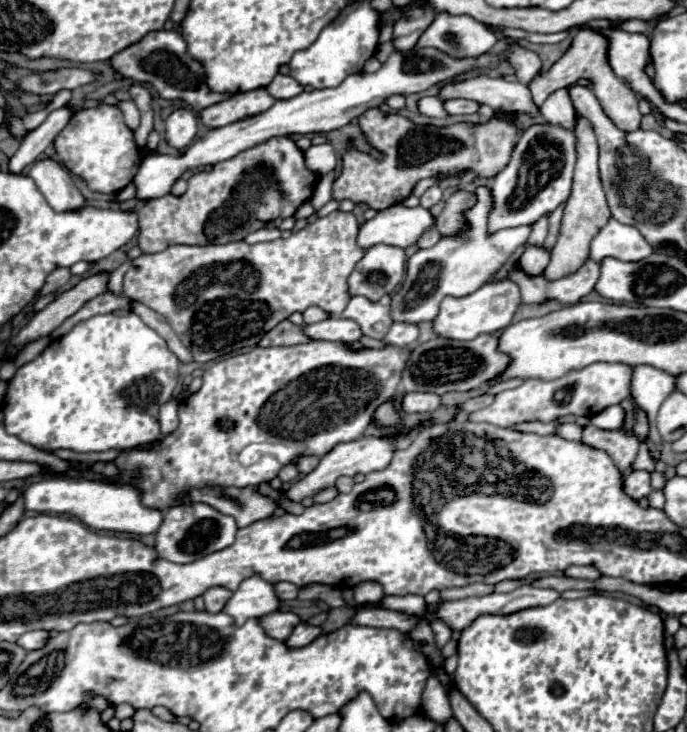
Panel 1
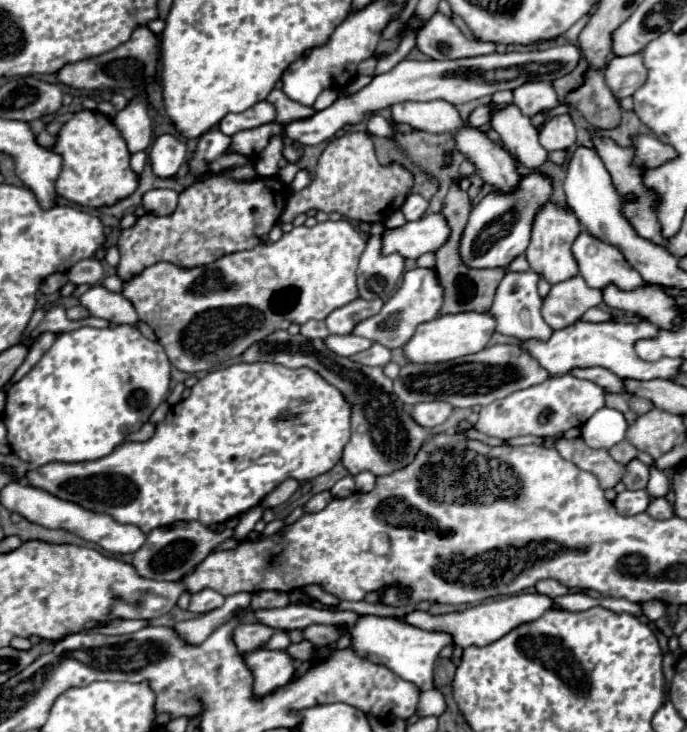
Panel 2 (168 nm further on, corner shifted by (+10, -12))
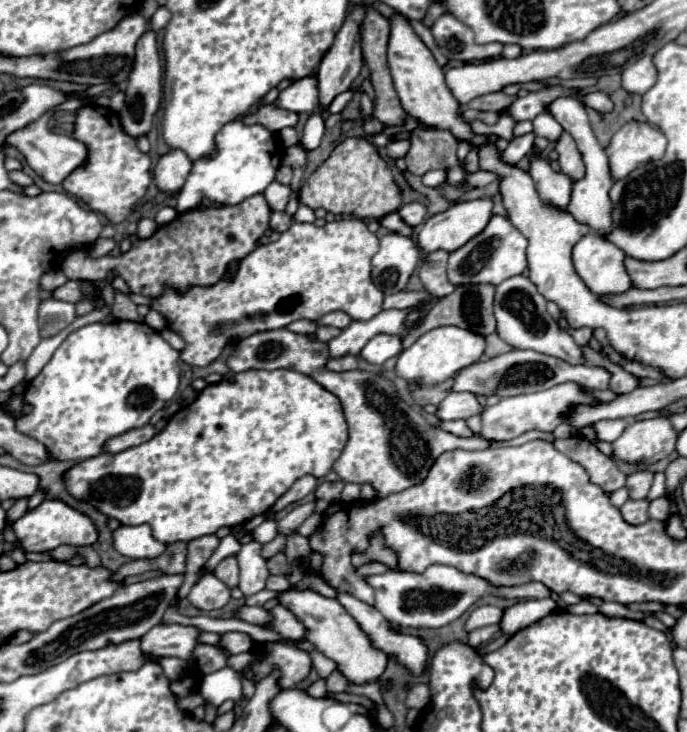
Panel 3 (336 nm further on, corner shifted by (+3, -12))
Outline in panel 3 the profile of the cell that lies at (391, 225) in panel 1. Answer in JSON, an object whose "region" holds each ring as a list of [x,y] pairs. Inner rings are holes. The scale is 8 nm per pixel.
{"region":[[[469,200],[453,204],[449,210],[431,216],[423,224],[417,246],[427,254],[435,250],[453,252],[461,248],[487,226],[487,220],[493,216],[491,208],[491,200]]]}

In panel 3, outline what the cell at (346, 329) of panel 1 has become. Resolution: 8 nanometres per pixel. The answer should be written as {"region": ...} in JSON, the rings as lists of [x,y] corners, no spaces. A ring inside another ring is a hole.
{"region":[[[375,336],[363,346],[361,358],[365,358],[371,364],[383,364],[387,358],[397,356],[399,352],[401,340],[397,336]]]}

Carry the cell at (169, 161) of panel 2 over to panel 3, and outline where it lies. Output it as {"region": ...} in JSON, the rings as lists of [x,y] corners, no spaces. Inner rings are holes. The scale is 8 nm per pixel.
{"region":[[[169,150],[155,166],[155,184],[163,192],[179,192],[191,170],[191,160],[183,150]]]}

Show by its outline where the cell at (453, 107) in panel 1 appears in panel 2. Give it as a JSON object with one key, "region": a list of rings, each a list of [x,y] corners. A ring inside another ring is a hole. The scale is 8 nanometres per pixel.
{"region":[[[480,106],[480,108],[476,108],[476,110],[470,114],[468,124],[472,124],[472,126],[480,128],[480,126],[484,126],[484,124],[488,124],[488,122],[490,122],[492,112],[494,112],[494,108],[490,108],[490,106]]]}

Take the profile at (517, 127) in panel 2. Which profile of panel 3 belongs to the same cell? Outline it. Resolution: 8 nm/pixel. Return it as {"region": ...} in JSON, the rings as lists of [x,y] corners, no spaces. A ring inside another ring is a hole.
{"region":[[[531,148],[527,156],[529,156],[529,174],[543,202],[549,202],[565,210],[571,198],[571,180],[563,172],[553,170],[549,160],[545,160],[537,148]]]}

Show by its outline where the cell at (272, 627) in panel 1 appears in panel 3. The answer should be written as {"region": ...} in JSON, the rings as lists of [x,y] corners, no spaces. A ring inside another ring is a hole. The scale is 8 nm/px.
{"region":[[[227,632],[221,636],[221,650],[227,656],[241,654],[241,652],[253,650],[253,640],[249,634],[243,634],[243,632]]]}

